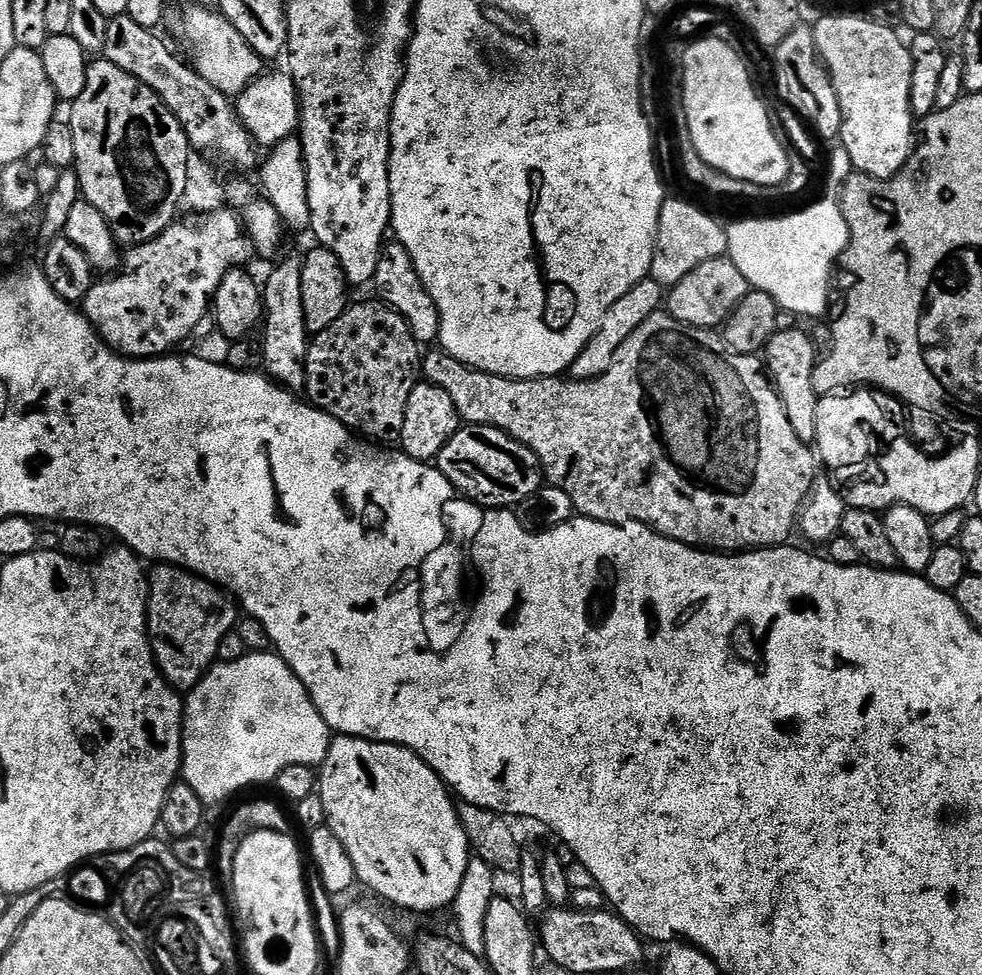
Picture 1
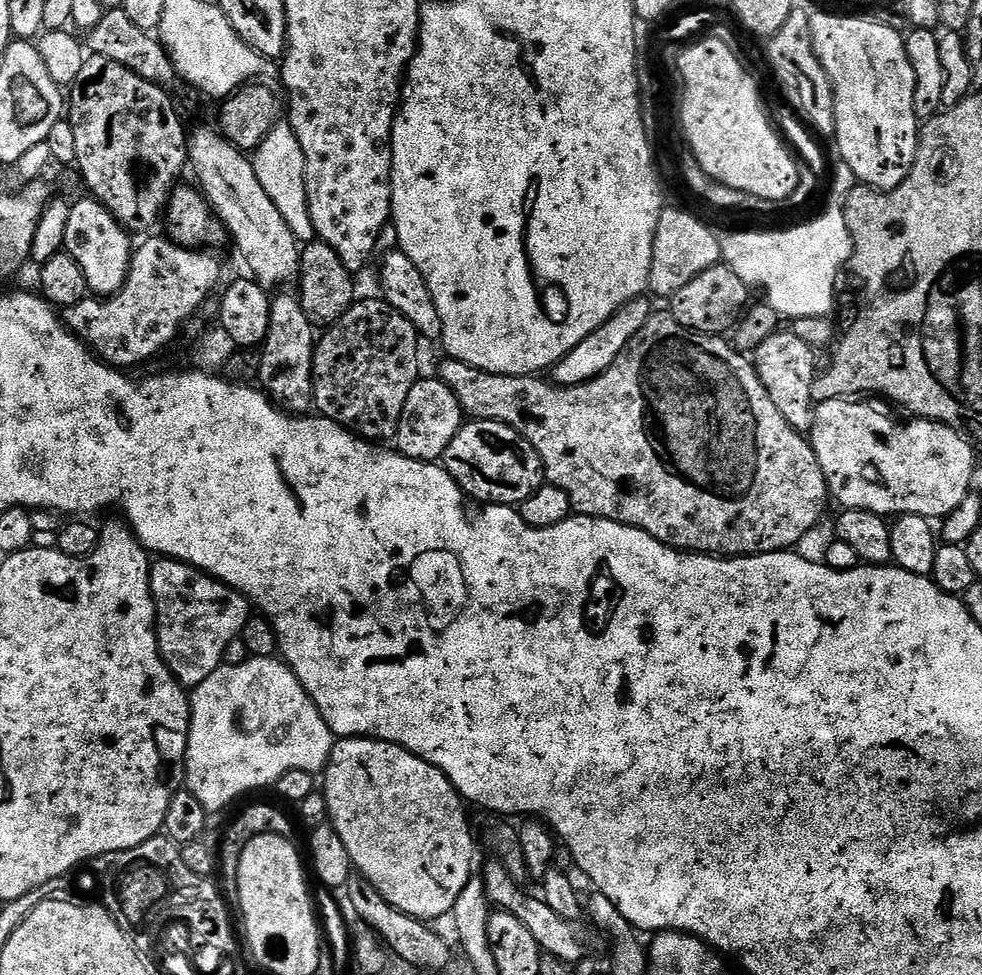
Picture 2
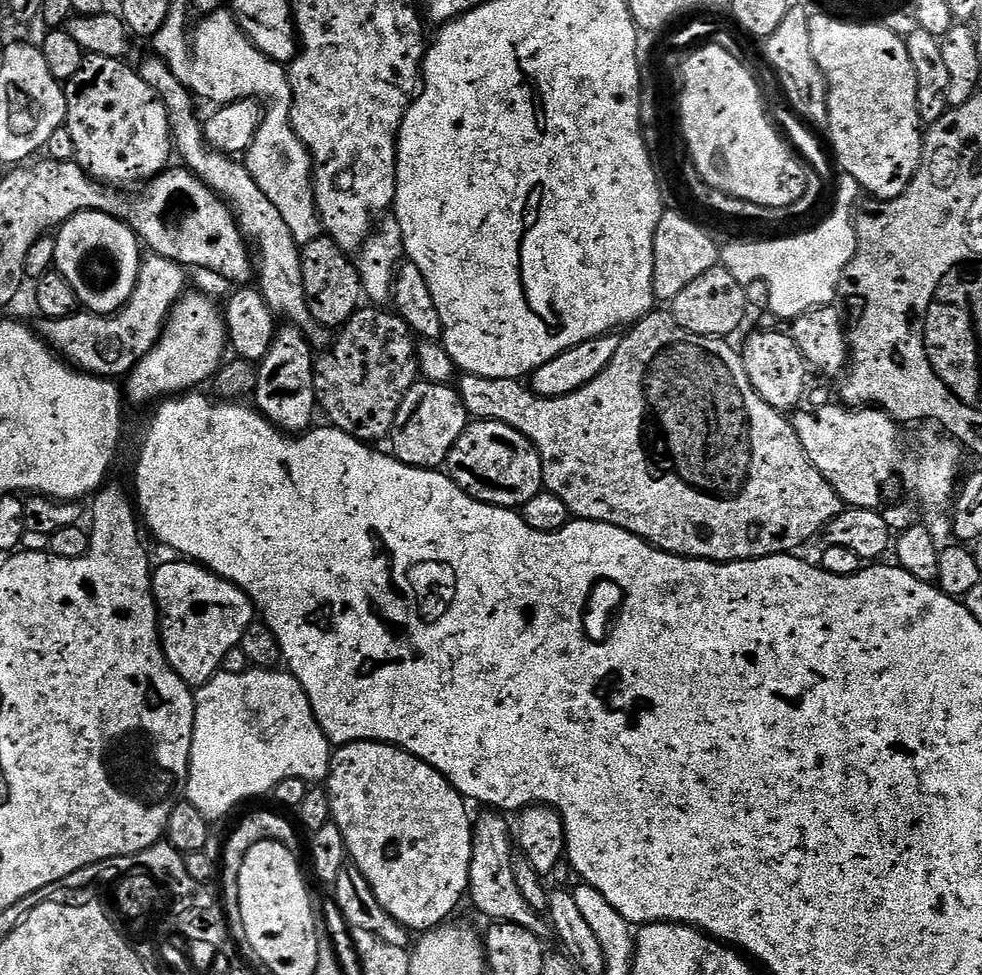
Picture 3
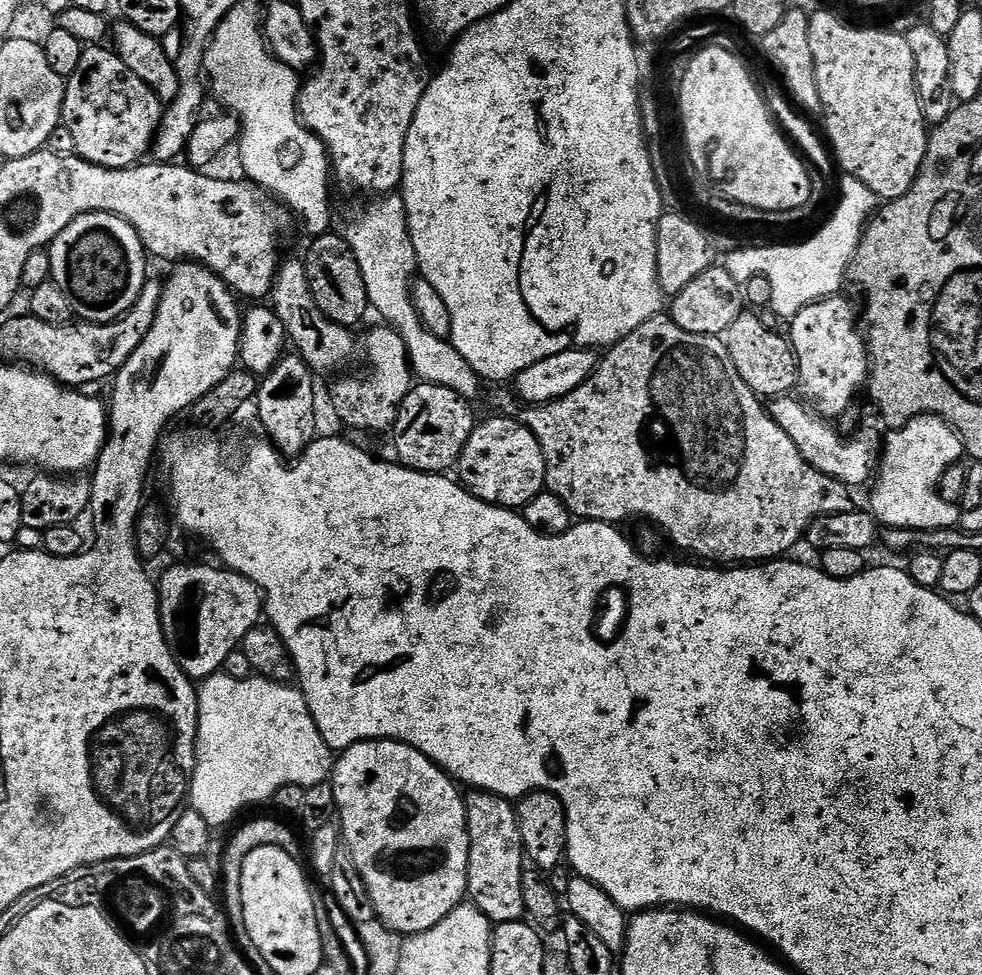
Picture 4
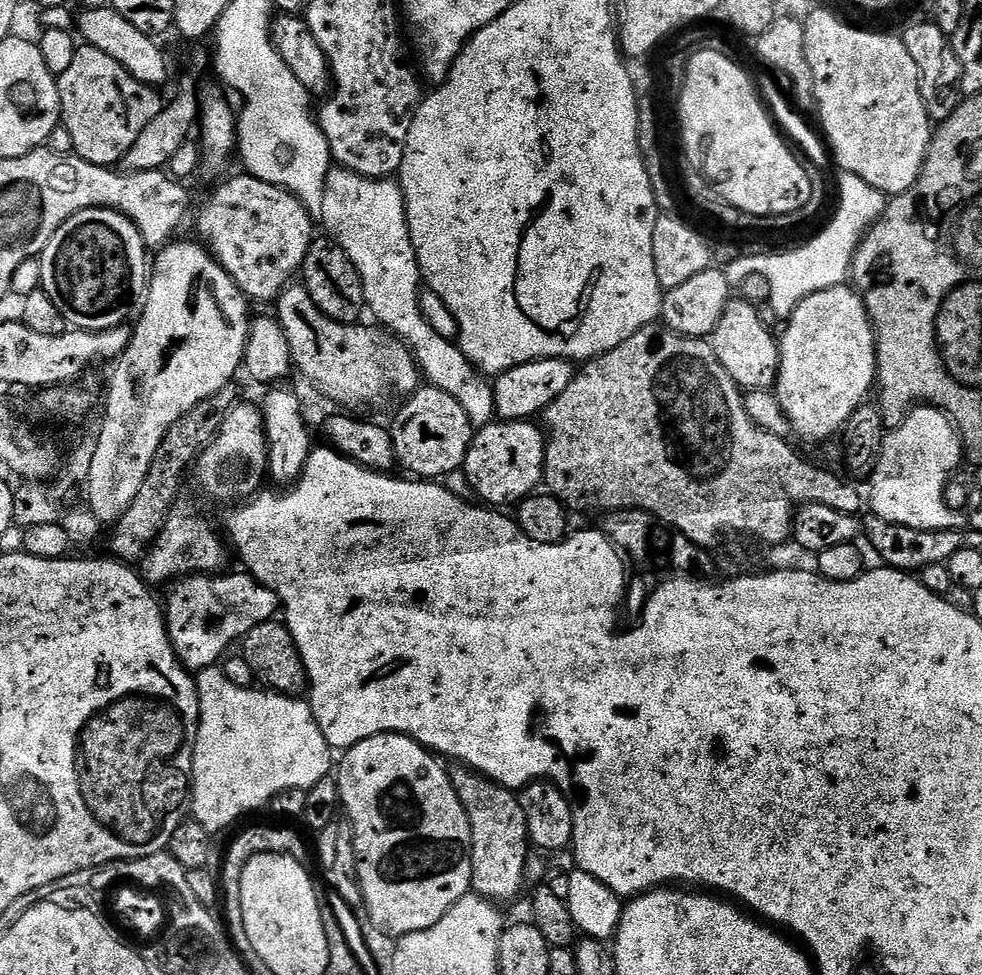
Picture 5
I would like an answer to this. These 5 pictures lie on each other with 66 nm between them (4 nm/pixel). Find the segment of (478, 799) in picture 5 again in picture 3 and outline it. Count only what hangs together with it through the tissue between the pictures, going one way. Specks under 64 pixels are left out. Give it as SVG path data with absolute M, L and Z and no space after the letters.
M484 810L481 811L481 816L478 815L475 817L474 820L474 827L472 830L472 857L470 858L470 874L468 875L468 890L467 895L470 897L472 896L472 904L474 907L477 908L478 911L481 912L484 916L489 916L489 921L492 922L499 922L502 924L517 924L518 926L522 926L526 930L530 930L536 936L541 938L547 937L546 934L549 935L550 932L550 924L547 919L541 913L535 912L532 907L530 906L530 902L526 902L526 898L522 898L522 890L518 890L518 882L514 878L514 855L512 856L512 846L514 850L514 828L513 825L510 826L507 824L505 817L501 815L499 811L496 810Z

